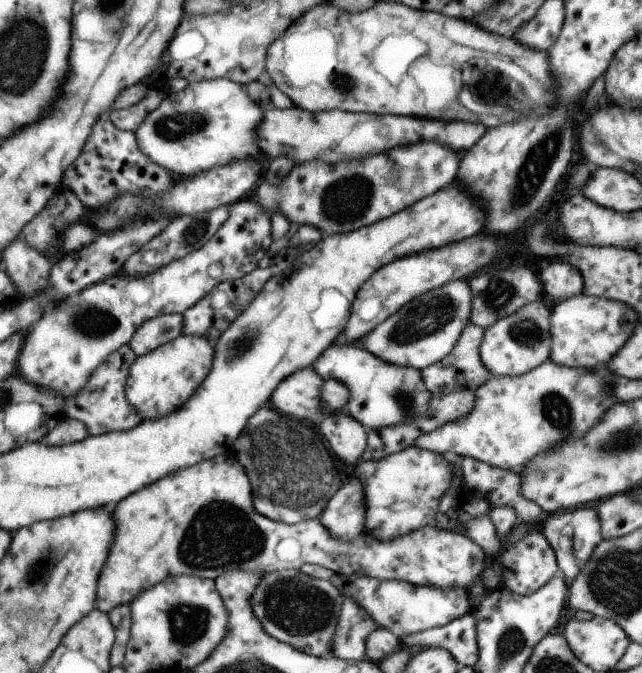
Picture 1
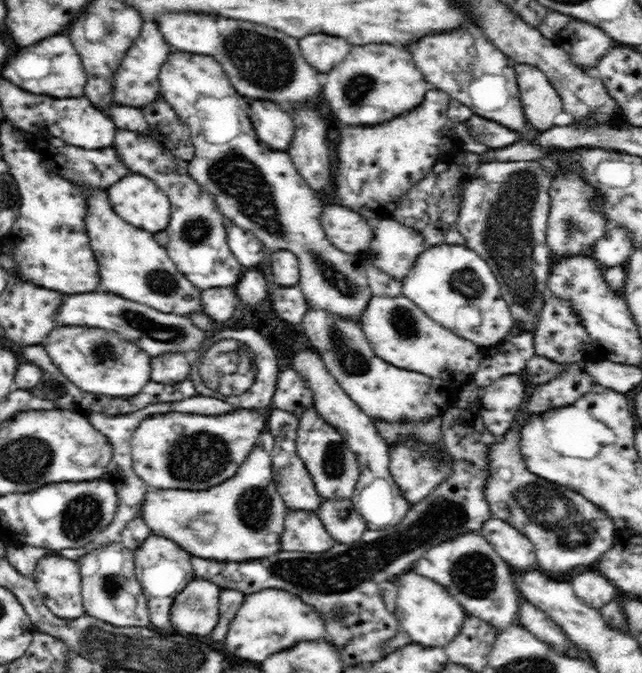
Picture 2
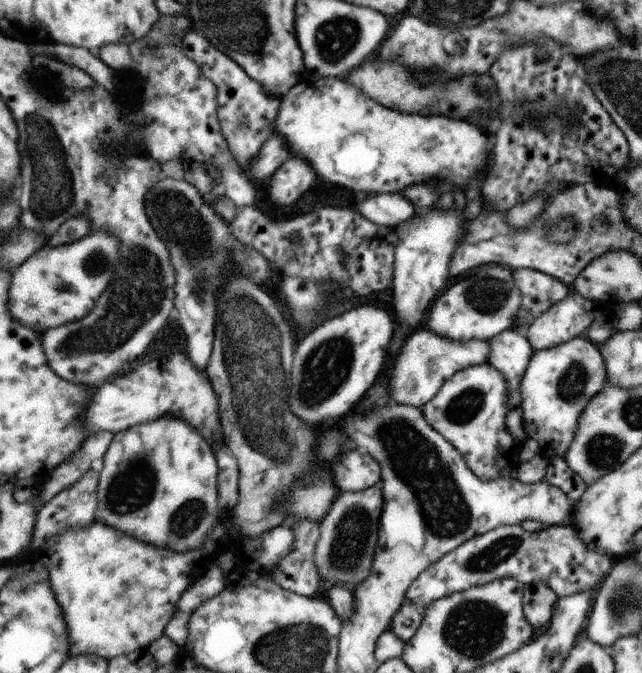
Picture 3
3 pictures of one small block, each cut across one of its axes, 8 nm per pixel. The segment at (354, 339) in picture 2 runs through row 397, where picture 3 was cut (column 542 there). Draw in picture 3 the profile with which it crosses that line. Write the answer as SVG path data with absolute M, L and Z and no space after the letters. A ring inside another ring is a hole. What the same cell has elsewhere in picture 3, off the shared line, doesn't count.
M585 335L549 350L533 351L519 384L525 432L529 430L531 438L551 444L553 455L562 457L578 434L583 411L603 390L606 380L606 364L602 354Z

